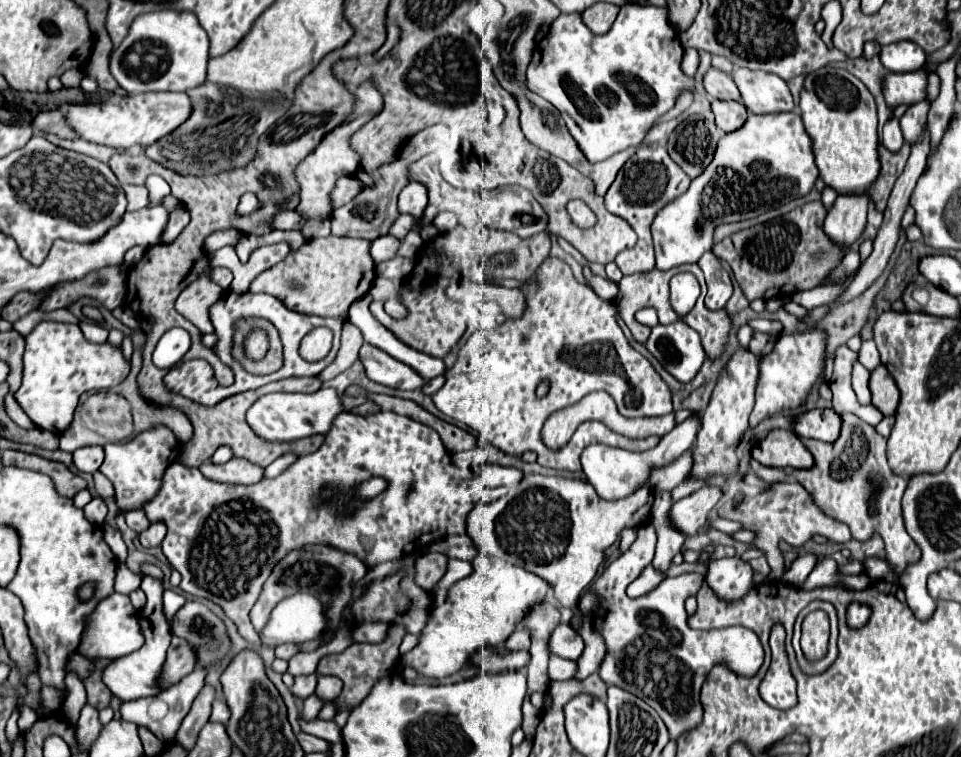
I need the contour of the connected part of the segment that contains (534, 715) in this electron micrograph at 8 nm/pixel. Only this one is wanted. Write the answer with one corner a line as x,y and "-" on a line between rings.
526,696
526,700
524,700
522,714
524,714
522,730
526,732
526,740
532,740
532,738
534,738
534,732
536,732
536,726
538,726
538,722
540,722
540,710
530,704
530,698
528,698
528,696

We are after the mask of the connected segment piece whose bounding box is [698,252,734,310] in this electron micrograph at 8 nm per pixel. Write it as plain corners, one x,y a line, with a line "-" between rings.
706,252
702,254
702,258
698,260
698,266
704,270
706,274
706,286
708,286
708,294
706,294
706,306
712,310
720,310
726,306
726,302
732,296
732,278
730,274
722,268
720,260
712,254

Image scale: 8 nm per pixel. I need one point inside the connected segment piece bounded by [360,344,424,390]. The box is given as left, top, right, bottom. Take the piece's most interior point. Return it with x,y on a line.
381,368

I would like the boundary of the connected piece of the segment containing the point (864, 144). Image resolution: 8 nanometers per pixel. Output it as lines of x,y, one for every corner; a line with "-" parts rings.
824,66
810,72
800,92
800,110
806,132
814,142
816,166
826,186
838,194
866,194
880,174
878,112
868,88
850,72

